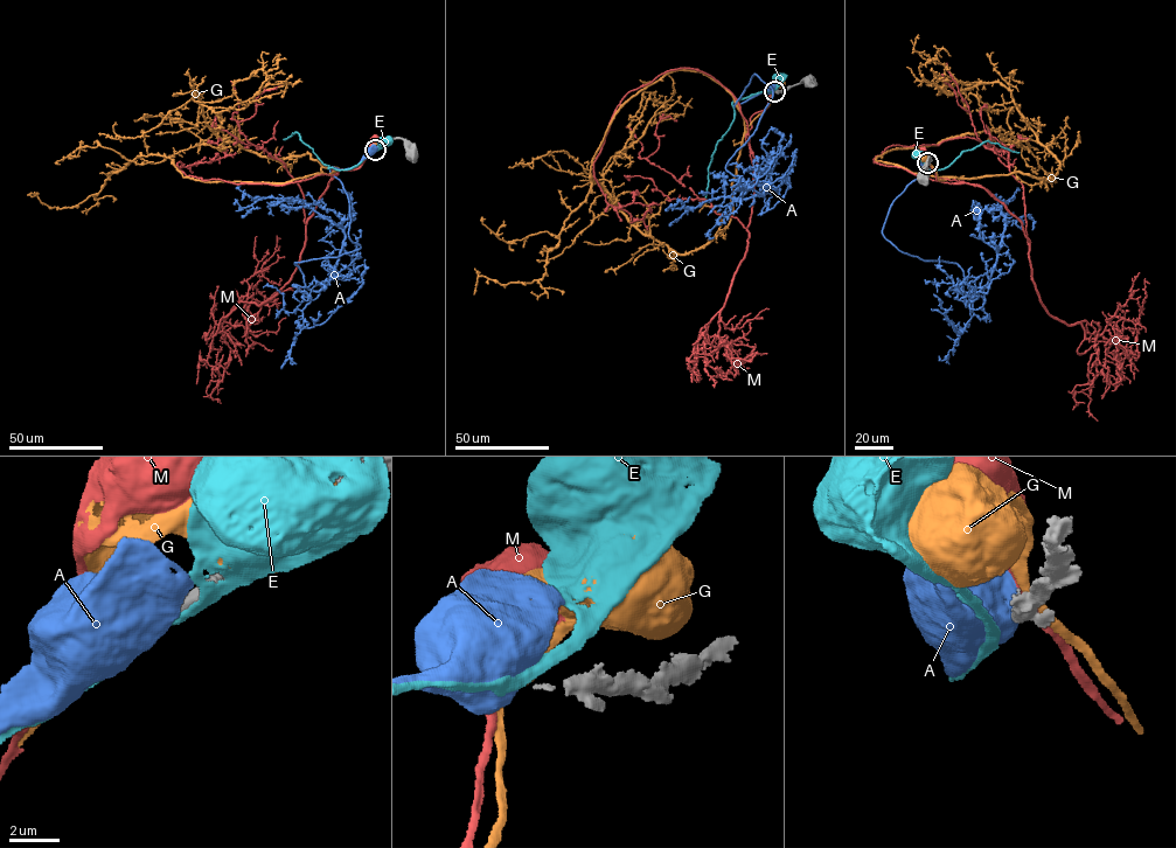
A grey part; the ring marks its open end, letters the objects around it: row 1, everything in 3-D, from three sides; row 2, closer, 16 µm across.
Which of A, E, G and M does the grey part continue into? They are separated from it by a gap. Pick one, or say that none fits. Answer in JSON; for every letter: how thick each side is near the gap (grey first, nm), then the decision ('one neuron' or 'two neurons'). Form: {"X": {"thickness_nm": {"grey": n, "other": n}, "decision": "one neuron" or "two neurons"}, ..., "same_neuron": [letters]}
{"A": {"thickness_nm": {"grey": 240, "other": 650}, "decision": "two neurons"}, "E": {"thickness_nm": {"grey": 240, "other": 360}, "decision": "two neurons"}, "G": {"thickness_nm": {"grey": 240, "other": 380}, "decision": "two neurons"}, "M": {"thickness_nm": {"grey": 240, "other": 320}, "decision": "two neurons"}, "same_neuron": []}

